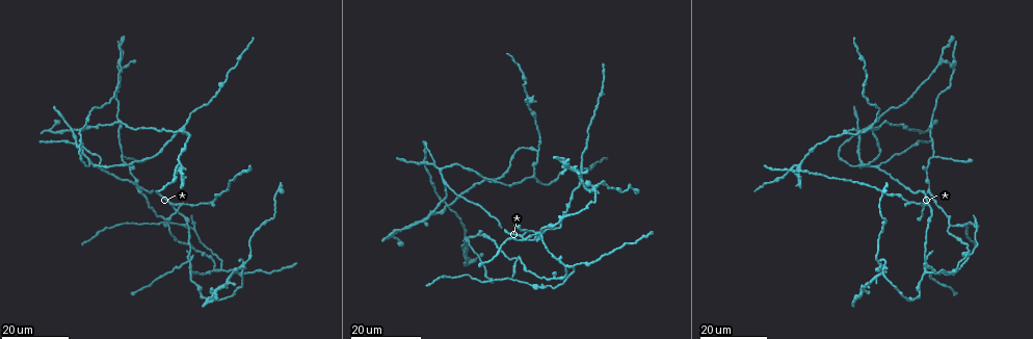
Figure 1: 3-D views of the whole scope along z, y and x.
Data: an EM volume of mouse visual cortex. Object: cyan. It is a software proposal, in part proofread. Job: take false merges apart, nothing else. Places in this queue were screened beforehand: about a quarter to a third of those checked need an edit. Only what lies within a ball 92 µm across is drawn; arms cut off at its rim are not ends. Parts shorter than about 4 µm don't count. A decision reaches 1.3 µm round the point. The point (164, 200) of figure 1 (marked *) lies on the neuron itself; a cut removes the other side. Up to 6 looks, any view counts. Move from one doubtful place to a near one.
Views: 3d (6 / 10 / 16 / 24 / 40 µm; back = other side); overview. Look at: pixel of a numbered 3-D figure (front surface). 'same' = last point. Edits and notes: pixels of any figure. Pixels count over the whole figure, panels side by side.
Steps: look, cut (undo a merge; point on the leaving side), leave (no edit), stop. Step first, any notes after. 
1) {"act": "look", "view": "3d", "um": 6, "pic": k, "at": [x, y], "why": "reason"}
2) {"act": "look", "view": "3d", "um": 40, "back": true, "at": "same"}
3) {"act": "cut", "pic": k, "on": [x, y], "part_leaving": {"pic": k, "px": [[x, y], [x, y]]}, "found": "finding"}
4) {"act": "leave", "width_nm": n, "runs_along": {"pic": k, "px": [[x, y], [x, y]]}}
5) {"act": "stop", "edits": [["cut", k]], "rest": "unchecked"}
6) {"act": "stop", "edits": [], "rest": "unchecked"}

{"act": "look", "view": "3d", "um": 16, "pic": 1, "at": [925, 260], "why": "arms run side by side"}

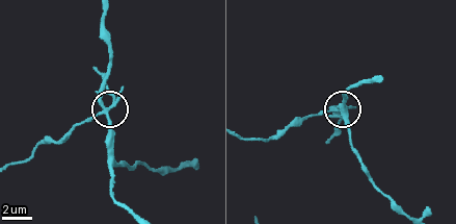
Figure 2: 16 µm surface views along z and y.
{"act": "look", "view": "3d", "um": 10, "pic": 2, "at": [103, 114], "why": "closer look"}

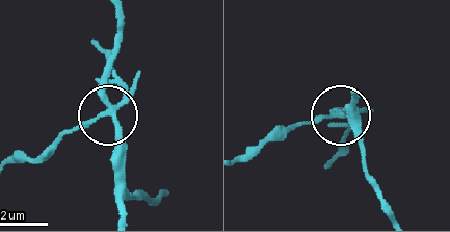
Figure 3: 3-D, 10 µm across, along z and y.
{"act": "cut", "pic": 3, "on": [82, 127], "width_nm": 220, "part_leaving": {"pic": 3, "px": [[112, 110], [72, 127], [36, 156], [12, 160]]}, "found": "two neurons meet here"}

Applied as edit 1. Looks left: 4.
{"act": "look", "view": "3d", "um": 16, "pic": 1, "at": [215, 272], "why": "three arms meet"}

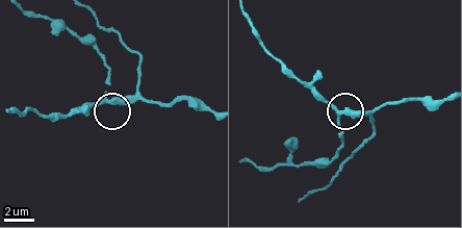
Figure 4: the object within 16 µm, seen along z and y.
{"act": "look", "view": "3d", "um": 6, "pic": 4, "at": [108, 100]}

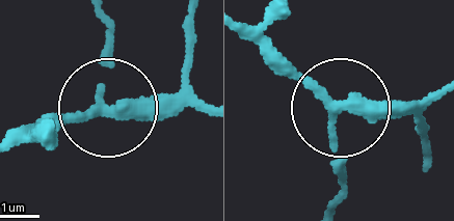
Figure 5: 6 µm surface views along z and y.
{"act": "leave", "width_nm": 300, "runs_along": {"pic": 5, "px": [[243, 24], [342, 107], [411, 110], [438, 100]]}, "found": "continuous, no second neuron"}

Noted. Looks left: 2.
{"act": "look", "view": "3d", "um": 24, "pic": 1, "at": [534, 176], "why": "arms part here"}

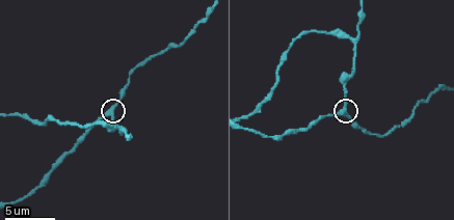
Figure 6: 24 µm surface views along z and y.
{"act": "look", "view": "3d", "um": 10, "pic": 6, "at": [347, 110]}

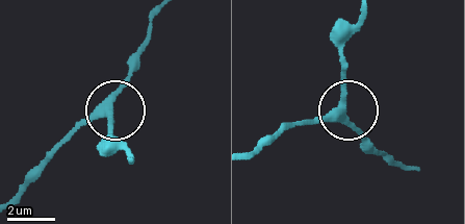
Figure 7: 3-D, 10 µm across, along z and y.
{"act": "leave", "runs_along": {"pic": 7, "px": [[251, 151], [292, 125], [344, 112], [368, 149]]}, "found": "all the same neuron"}

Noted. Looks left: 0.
{"act": "stop", "edits": [["cut", 3]], "rest": "unchecked"}

